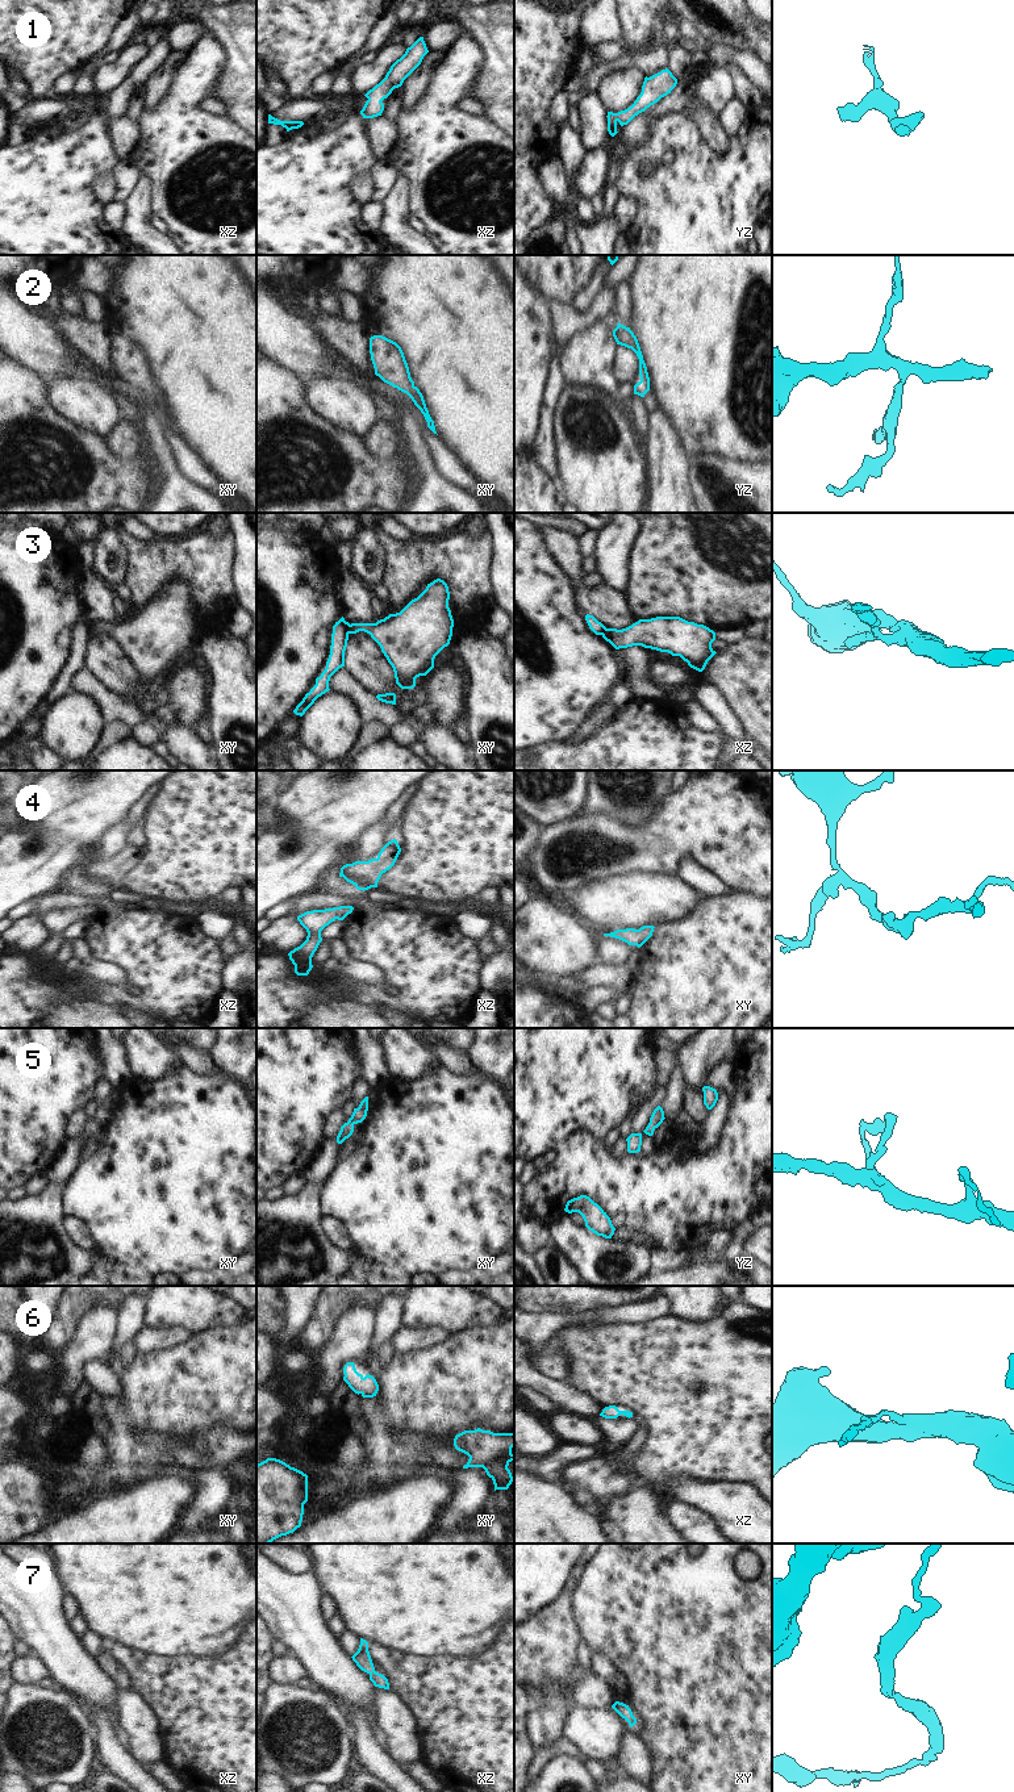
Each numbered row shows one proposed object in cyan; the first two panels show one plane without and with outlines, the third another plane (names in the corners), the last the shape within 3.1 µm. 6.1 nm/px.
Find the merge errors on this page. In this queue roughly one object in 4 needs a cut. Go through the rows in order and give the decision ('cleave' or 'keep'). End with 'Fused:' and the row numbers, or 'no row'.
1: keep
2: keep
3: cleave
4: keep
5: keep
6: keep
7: keep
Fused: 3

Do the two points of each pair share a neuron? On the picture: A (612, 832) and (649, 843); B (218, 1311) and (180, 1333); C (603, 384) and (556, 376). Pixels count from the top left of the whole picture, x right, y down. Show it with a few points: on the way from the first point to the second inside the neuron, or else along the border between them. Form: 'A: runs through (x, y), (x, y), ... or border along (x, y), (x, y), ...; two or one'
A: runs through (621, 842), (639, 843); one
B: border along (157, 1325), (180, 1325), (193, 1333); two
C: border along (558, 358), (558, 366), (566, 387); two

